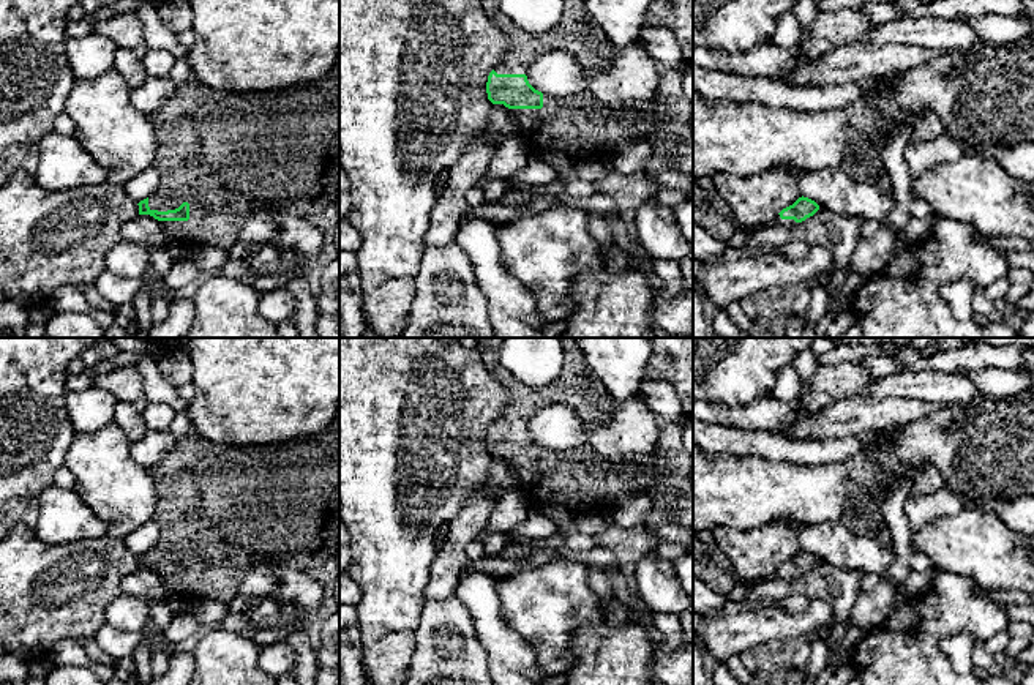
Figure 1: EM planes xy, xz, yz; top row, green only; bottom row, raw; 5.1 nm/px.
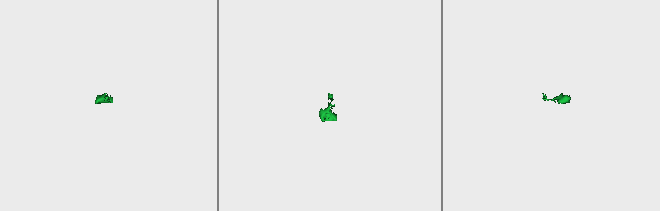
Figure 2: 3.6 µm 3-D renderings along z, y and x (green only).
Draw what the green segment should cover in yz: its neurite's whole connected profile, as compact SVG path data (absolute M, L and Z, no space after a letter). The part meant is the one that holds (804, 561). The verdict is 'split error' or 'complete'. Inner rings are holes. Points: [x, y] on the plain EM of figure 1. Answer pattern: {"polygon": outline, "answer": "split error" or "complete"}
{"polygon": "M802 549L792 559L783 562L772 576L764 579L792 581L797 576L802 576L807 571L813 570L818 563L819 563L819 559L815 554Z", "answer": "split error"}

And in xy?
{"polygon": "M339 418L317 436L272 445L226 445L210 442L196 431L175 440L172 451L148 469L156 489L152 519L159 527L156 543L139 559L164 582L169 598L188 605L200 600L229 603L246 571L265 562L278 562L314 573L333 556L339 521Z", "answer": "split error"}

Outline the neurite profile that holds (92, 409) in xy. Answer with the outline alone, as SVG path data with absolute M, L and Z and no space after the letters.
M96 387L68 391L65 396L65 407L76 434L95 432L112 423L117 402L109 391Z

